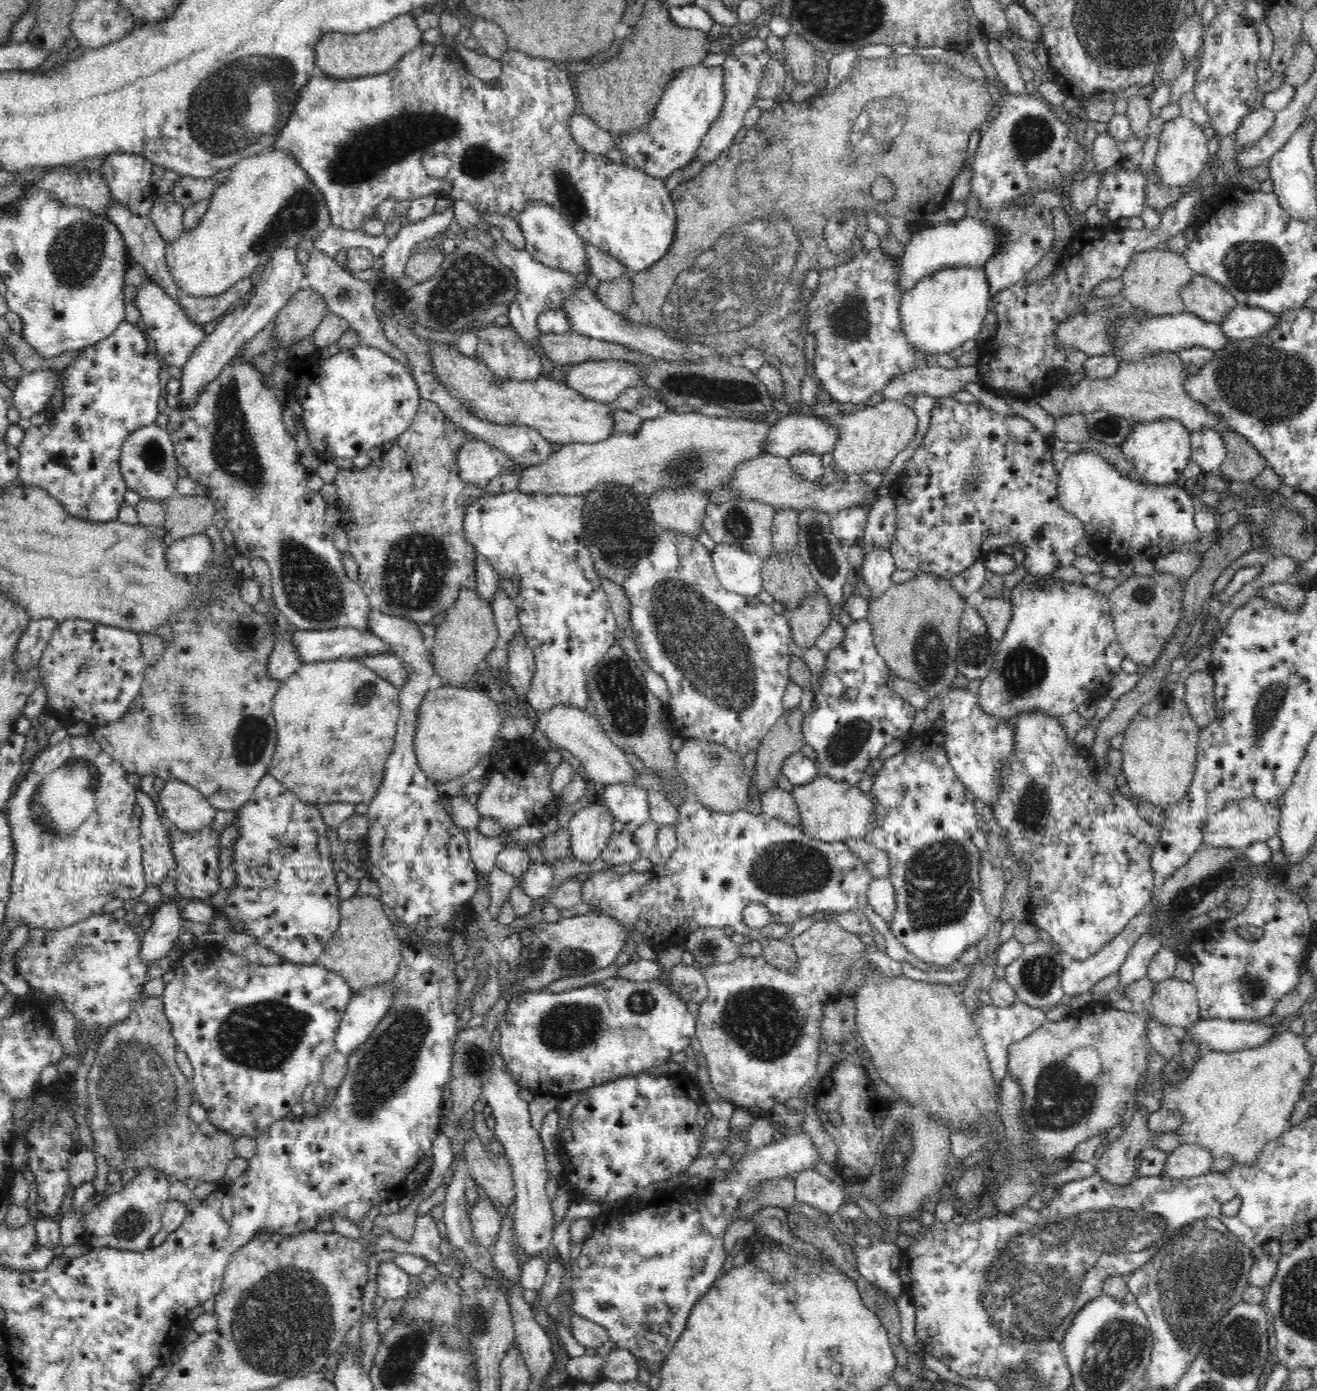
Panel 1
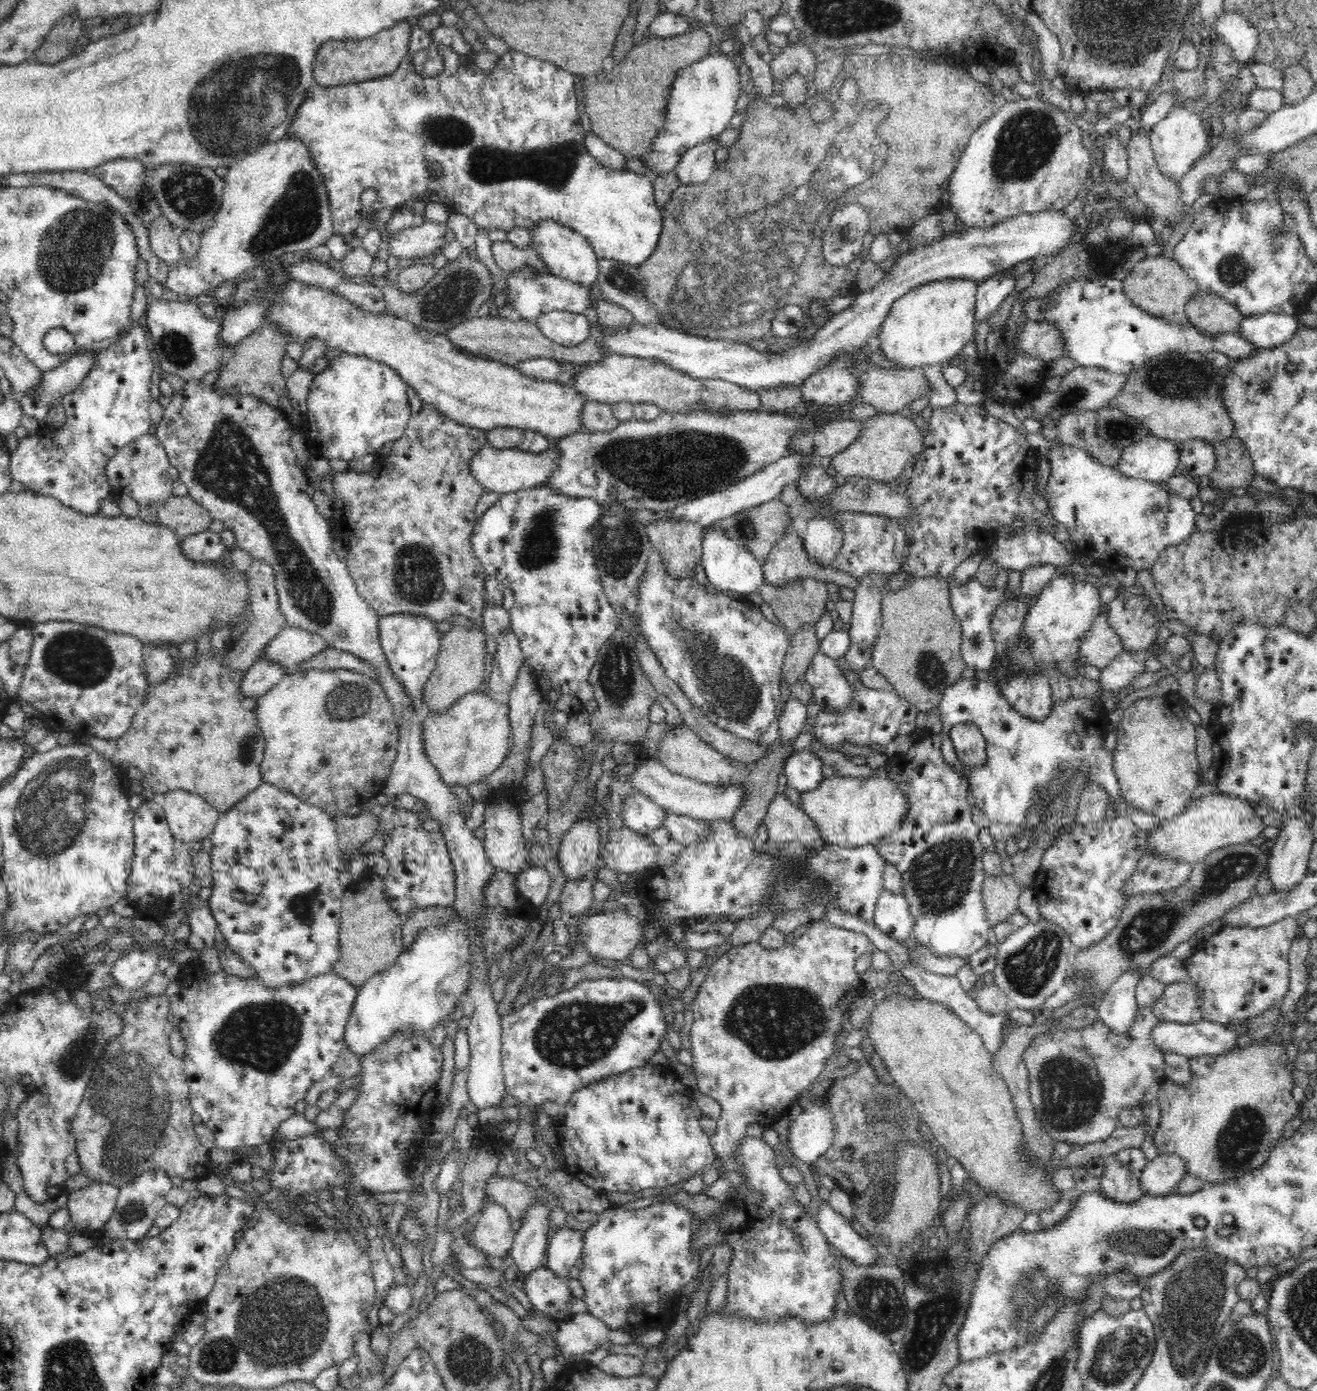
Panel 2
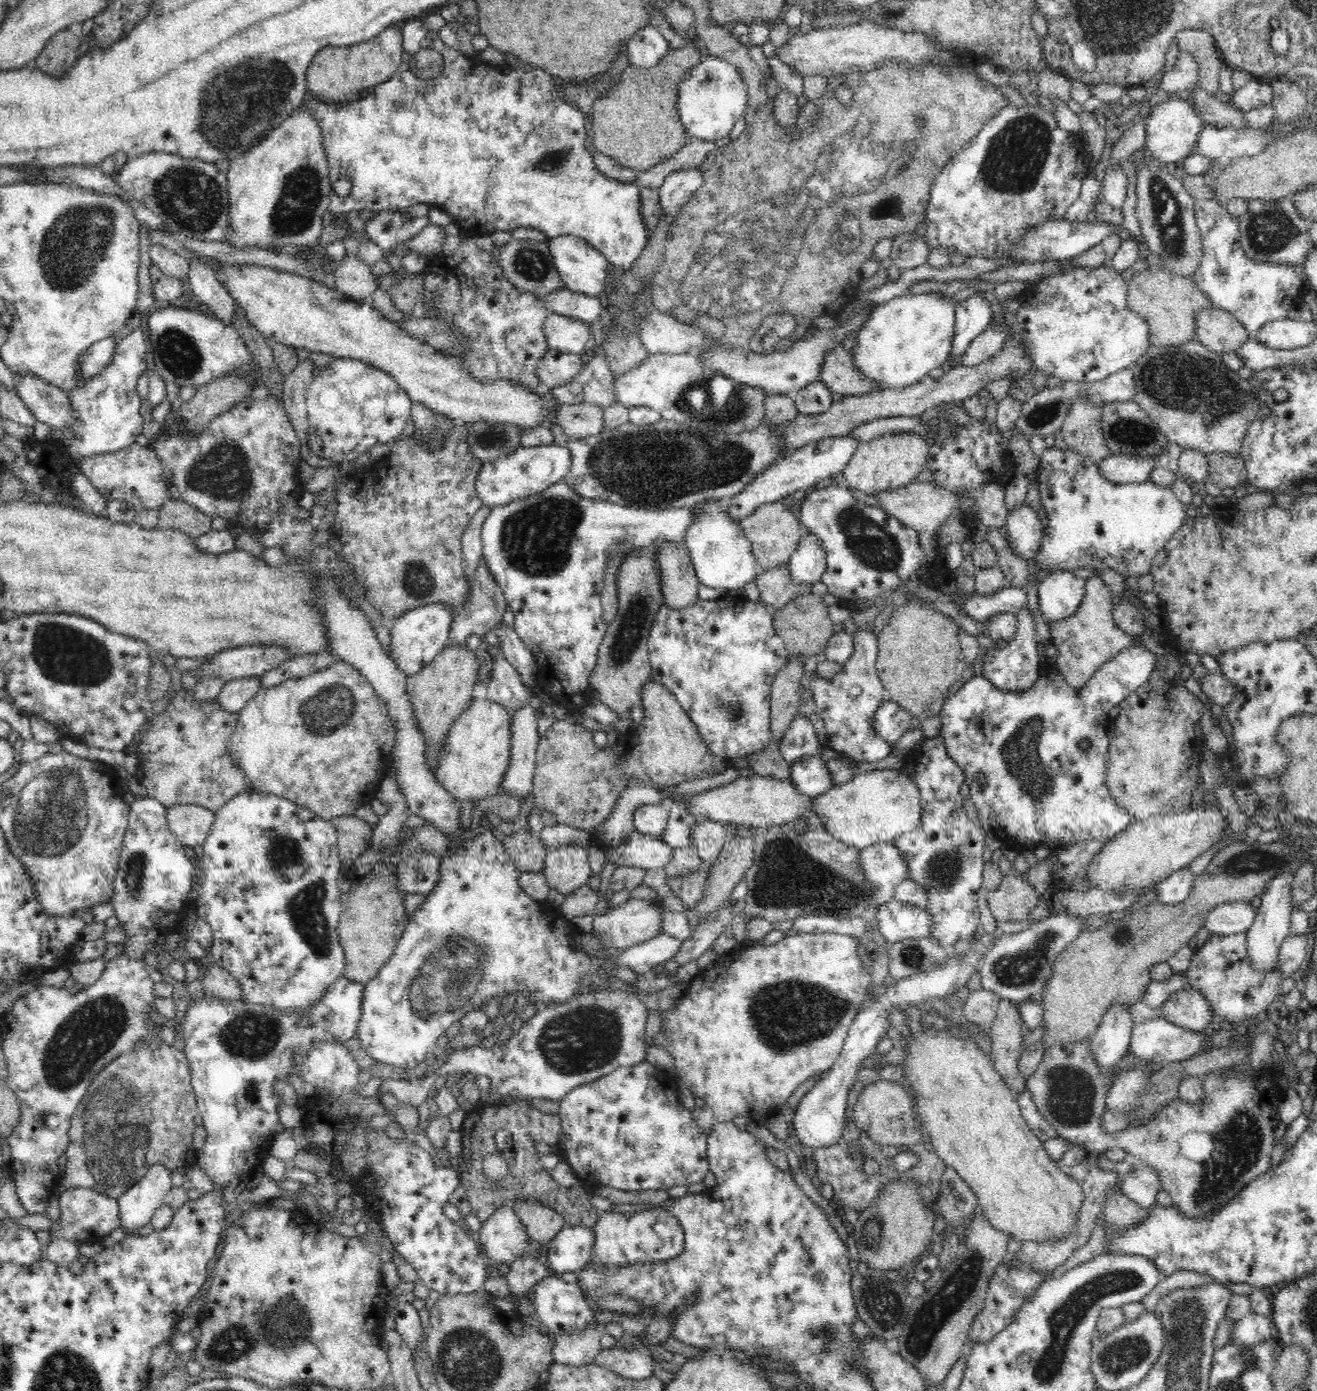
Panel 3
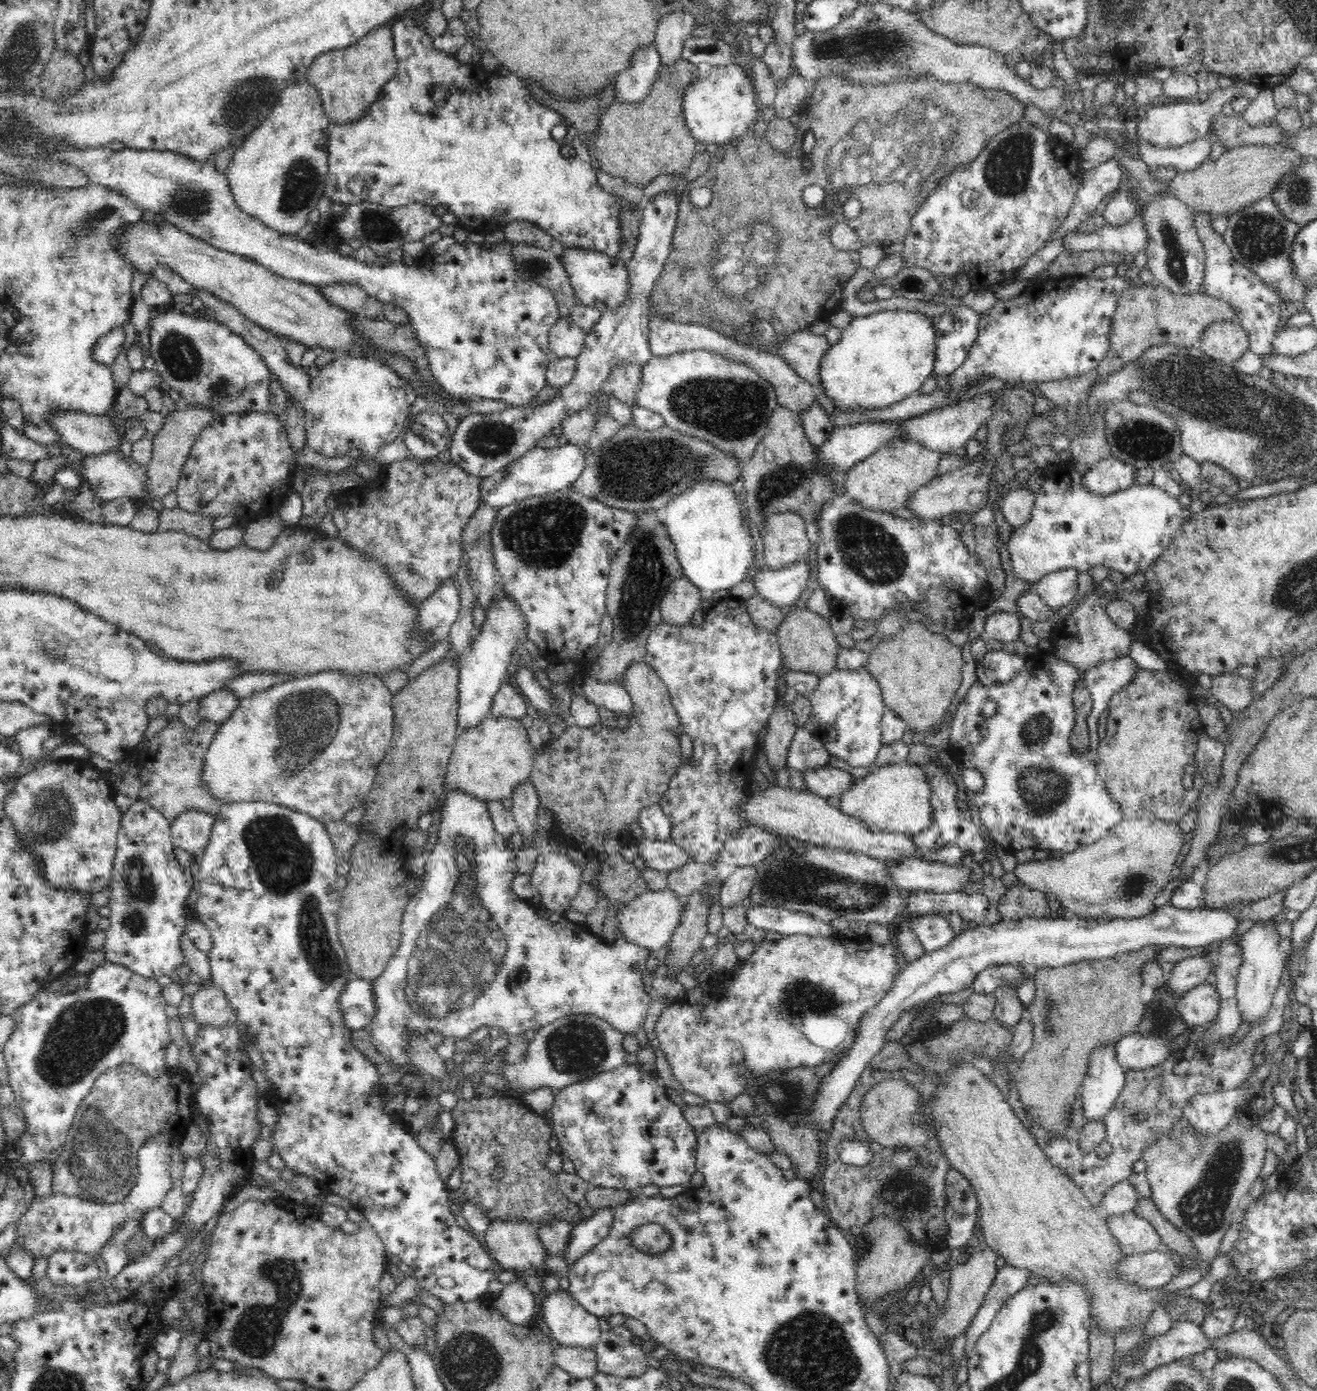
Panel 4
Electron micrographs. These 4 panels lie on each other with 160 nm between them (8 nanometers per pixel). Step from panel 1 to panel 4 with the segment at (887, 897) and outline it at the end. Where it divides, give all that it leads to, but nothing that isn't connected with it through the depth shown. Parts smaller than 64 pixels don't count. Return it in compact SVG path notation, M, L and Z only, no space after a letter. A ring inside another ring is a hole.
M906 911L897 919L893 929L894 932L912 930L923 944L924 950L930 952L948 946L955 938L948 920L941 915L928 914L918 917L918 914Z

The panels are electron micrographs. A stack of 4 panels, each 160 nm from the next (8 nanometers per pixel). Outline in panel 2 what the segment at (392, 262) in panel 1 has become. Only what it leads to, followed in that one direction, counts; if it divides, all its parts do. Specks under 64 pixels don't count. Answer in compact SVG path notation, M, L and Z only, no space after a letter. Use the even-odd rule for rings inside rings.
M426 222L414 226L389 240L389 254L395 256L402 264L409 260L418 260L426 255L428 250L442 248L446 242L446 222Z

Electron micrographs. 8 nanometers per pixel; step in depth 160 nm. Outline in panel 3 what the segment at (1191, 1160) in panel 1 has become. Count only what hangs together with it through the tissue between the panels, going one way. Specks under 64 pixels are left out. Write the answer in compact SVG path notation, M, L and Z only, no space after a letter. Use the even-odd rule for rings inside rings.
M1138 1165L1132 1173L1124 1177L1120 1189L1136 1205L1150 1210L1156 1205L1156 1195L1164 1190L1164 1187L1161 1186L1160 1177L1154 1169Z

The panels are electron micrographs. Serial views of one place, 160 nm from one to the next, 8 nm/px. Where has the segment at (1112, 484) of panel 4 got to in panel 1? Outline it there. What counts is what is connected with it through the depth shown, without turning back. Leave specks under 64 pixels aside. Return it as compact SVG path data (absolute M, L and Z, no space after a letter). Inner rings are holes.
M1156 420L1134 424L1130 436L1120 444L1123 455L1132 463L1135 478L1165 485L1182 478L1182 470L1191 459L1191 432L1176 420Z

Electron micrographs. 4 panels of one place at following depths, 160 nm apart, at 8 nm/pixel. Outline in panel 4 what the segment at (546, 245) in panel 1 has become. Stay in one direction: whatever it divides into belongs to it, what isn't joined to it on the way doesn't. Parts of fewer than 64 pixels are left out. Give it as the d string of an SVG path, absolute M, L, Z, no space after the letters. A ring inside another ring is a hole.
M574 248L563 250L561 262L568 273L570 284L574 287L575 298L580 304L592 306L604 313L618 309L629 300L630 279L625 261L596 250Z

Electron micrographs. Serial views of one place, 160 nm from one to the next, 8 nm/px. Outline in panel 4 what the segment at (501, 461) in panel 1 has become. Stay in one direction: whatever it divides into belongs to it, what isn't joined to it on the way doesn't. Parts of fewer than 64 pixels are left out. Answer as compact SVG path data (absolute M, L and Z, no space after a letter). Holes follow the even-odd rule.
M570 442L554 449L534 448L516 459L511 465L482 479L480 500L489 507L501 509L545 494L552 494L564 488L573 487L586 466L585 450Z

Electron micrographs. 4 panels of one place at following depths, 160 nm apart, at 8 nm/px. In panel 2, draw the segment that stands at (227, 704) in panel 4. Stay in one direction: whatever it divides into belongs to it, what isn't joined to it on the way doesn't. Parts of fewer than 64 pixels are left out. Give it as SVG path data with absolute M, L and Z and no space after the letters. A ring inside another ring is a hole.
M268 659L266 661L258 660L244 674L242 682L240 682L240 693L242 697L257 698L262 697L268 690L272 689L285 678L287 668L280 667Z

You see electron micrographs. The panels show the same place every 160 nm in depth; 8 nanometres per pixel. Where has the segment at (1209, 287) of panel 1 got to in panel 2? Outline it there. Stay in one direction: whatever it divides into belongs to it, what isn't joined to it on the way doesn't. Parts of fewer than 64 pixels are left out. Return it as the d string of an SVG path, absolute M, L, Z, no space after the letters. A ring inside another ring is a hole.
M1199 290L1190 299L1185 311L1187 318L1202 334L1237 333L1243 320L1242 314L1225 298Z

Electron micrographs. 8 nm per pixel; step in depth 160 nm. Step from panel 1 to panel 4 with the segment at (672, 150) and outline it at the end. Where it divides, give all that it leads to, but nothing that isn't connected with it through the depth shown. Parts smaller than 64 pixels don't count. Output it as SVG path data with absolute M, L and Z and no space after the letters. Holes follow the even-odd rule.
M736 64L712 66L708 77L690 84L683 98L683 113L691 135L704 144L727 145L750 130L760 112L756 108L756 92L744 68Z

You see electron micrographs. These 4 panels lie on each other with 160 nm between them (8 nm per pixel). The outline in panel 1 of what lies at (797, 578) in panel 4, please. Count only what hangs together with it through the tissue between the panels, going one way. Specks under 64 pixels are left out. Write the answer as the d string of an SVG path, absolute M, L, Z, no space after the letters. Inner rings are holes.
M852 506L832 515L830 530L845 549L864 534L870 506Z

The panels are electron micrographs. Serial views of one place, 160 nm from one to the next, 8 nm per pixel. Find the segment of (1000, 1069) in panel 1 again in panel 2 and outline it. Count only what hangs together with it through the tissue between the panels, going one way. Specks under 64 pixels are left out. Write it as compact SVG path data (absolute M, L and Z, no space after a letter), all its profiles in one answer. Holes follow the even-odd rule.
M834 906L827 909L824 917L828 922L840 929L852 930L868 936L876 949L883 950L889 955L891 962L893 963L893 968L900 971L908 980L911 980L911 984L918 994L928 1000L939 1002L940 1004L947 1006L952 1012L958 1014L970 1028L974 1029L982 1037L985 1047L990 1051L990 1054L997 1053L997 1050L1003 1043L1004 1031L1008 1023L1018 1023L1030 1026L1040 1020L1040 1016L1036 1011L1018 1007L1010 1007L1005 1012L1000 1012L998 1014L984 1012L977 1005L975 999L972 999L967 991L962 988L956 975L938 975L929 970L918 968L915 964L911 964L907 957L907 947L905 947L904 943L889 938L875 926L874 922L866 922L864 919L860 919L860 917L844 912L842 909Z

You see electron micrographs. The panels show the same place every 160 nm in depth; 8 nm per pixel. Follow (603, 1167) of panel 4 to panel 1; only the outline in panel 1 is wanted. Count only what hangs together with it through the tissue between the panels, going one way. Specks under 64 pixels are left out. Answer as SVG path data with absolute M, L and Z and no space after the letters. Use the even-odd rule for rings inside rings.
M642 1072L637 1075L626 1075L603 1085L585 1089L581 1092L578 1103L572 1109L566 1129L561 1132L559 1159L563 1166L562 1176L569 1185L572 1185L573 1190L578 1195L577 1200L582 1199L582 1201L590 1201L598 1205L627 1199L631 1195L645 1195L650 1191L657 1190L669 1178L674 1178L687 1171L689 1166L699 1158L699 1150L705 1132L702 1132L700 1124L696 1122L696 1110L698 1110L698 1104L694 1102L694 1098L684 1088L682 1088L682 1092L676 1090L676 1086L672 1086L670 1076L646 1076L646 1072Z

